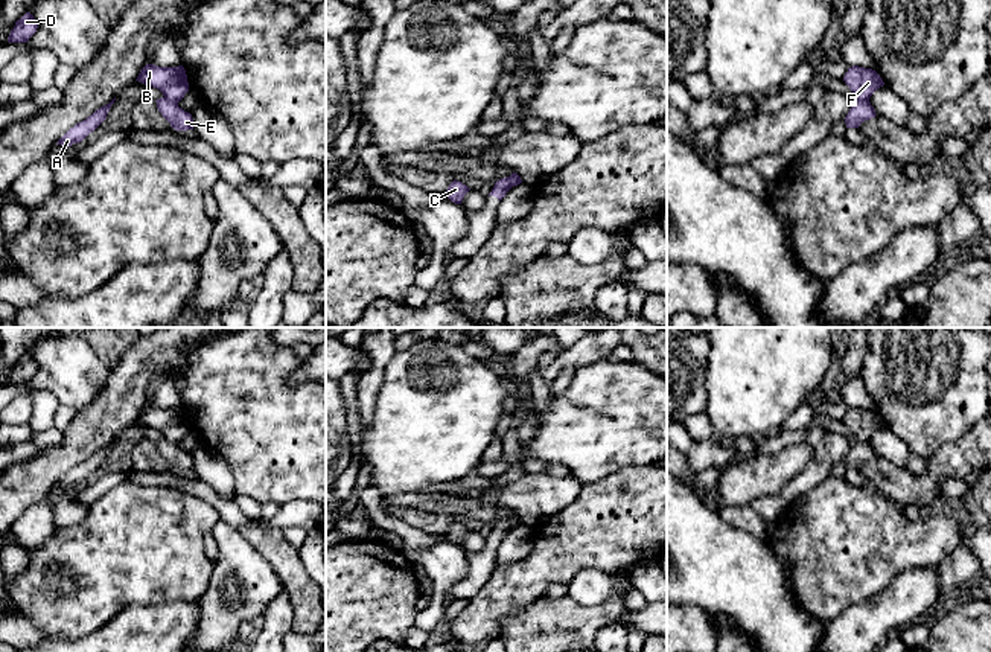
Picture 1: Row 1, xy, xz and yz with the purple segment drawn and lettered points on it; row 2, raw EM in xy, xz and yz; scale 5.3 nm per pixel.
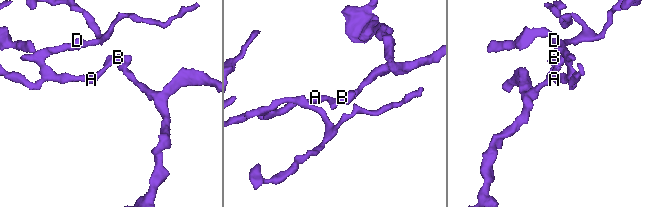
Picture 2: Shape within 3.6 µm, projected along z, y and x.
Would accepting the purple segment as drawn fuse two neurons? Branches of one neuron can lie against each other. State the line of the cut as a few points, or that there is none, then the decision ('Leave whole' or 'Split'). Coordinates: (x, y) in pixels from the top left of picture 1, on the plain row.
Split along xy (165, 437), (177, 445). Split

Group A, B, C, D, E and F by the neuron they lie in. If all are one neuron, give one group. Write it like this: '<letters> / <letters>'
A B C D F / E

